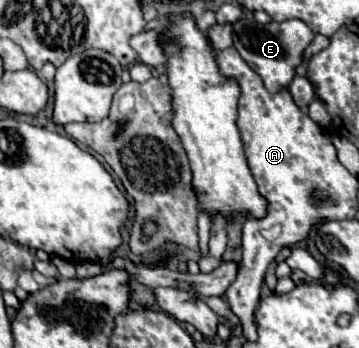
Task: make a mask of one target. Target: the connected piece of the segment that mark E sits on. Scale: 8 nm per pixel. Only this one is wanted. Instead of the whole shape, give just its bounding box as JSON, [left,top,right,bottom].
[234,19,314,93]

